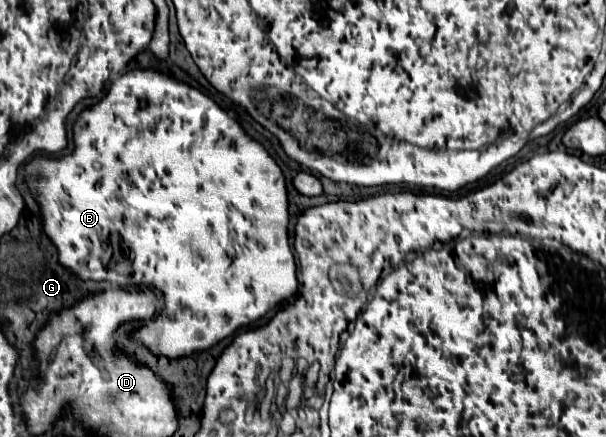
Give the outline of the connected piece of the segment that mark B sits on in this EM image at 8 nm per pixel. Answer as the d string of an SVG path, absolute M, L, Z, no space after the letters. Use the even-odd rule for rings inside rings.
M130 71L122 77L118 77L106 97L92 105L90 109L82 111L78 121L74 123L74 153L66 155L62 159L44 159L38 157L32 163L26 165L26 183L34 191L34 199L40 205L42 211L42 225L46 225L48 237L54 241L58 249L60 263L76 273L80 279L92 279L92 281L110 281L116 285L148 285L148 287L160 287L160 291L166 297L164 311L158 319L152 319L152 323L144 325L142 329L134 331L132 337L146 345L154 355L164 357L186 357L194 351L208 349L216 345L220 339L232 335L238 327L248 325L250 321L260 319L264 313L274 309L278 301L292 297L298 291L298 277L296 277L296 265L294 255L288 245L288 195L284 177L278 169L275 160L266 149L258 143L250 143L252 139L242 131L236 119L232 119L226 111L222 111L210 97L202 95L198 89L172 79L170 75L162 75L158 71ZM114 241L120 241L120 249L128 253L128 271L114 261Z

